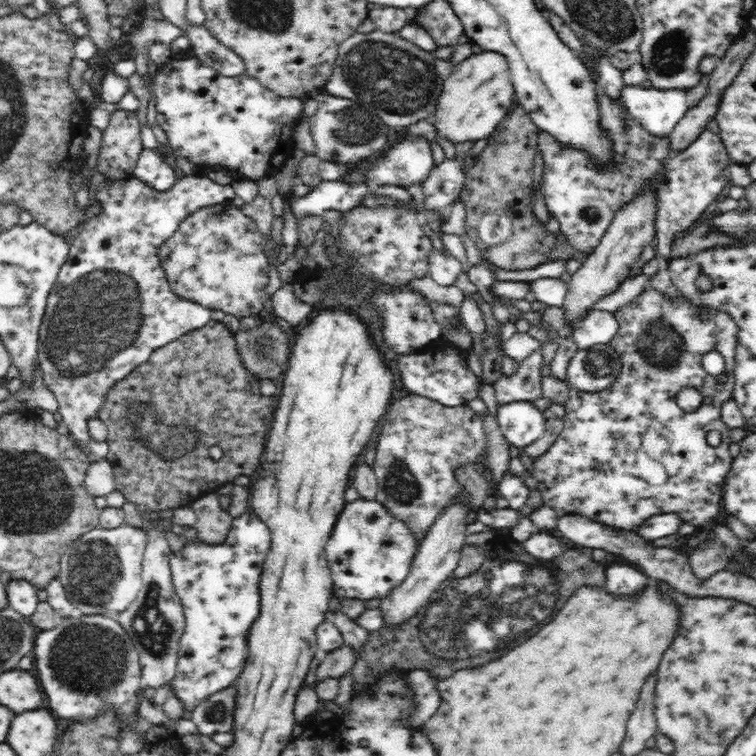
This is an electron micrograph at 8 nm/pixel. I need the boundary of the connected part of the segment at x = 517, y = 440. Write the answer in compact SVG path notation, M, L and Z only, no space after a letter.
M530 401L498 404L495 419L514 448L527 447L545 433L544 413Z

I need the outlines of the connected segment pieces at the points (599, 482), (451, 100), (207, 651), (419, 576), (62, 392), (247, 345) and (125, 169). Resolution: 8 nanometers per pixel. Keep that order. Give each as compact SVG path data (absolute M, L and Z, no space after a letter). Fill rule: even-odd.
M653 288L644 289L644 291L640 293L631 303L628 303L627 305L620 307L618 310L614 311L613 313L614 315L616 315L616 319L618 319L618 334L616 334L616 336L612 338L612 342L610 342L611 344L609 346L612 346L612 348L614 348L614 350L618 352L619 359L621 360L620 380L618 380L618 382L620 382L622 386L612 386L612 388L606 388L606 390L602 390L598 392L597 394L590 393L590 392L582 392L581 390L578 390L577 388L574 388L572 386L569 387L568 400L566 400L564 404L565 421L563 424L562 432L557 436L556 440L550 445L550 448L542 456L538 456L538 458L532 458L532 461L533 461L532 475L534 476L534 478L536 478L536 480L538 480L537 489L540 491L544 504L554 509L556 511L556 514L559 517L563 517L564 515L569 515L569 514L579 514L579 515L585 516L586 518L590 518L590 520L593 520L594 522L599 522L600 524L604 524L609 527L612 526L612 528L622 528L622 530L637 531L638 528L642 527L645 524L646 520L648 520L650 516L654 516L654 514L664 514L664 513L672 512L672 513L676 513L680 515L680 517L682 517L682 520L684 520L684 522L694 525L697 528L703 528L703 527L711 528L713 525L716 525L718 523L716 516L720 516L720 512L722 512L722 498L724 495L725 480L726 480L726 477L728 475L728 472L731 468L731 464L733 461L733 456L729 452L729 446L732 443L730 440L730 437L728 437L729 428L726 426L726 424L724 424L724 422L722 422L722 419L720 416L720 413L721 413L720 407L721 407L721 404L725 400L733 398L732 393L734 390L734 383L735 383L735 379L733 378L733 366L734 366L733 358L734 358L735 348L736 346L738 346L736 324L724 312L710 311L709 308L694 307L693 304L691 304L690 302L687 302L686 299L682 298L680 294L678 294L678 298L674 298L674 300L671 300L671 298L666 298L663 294L660 294L659 292L657 292L657 290L654 290ZM694 310L698 310L698 332L684 332L684 330L688 330L688 328L692 328L692 311ZM658 322L660 322L662 326L670 326L670 328L672 328L672 324L674 324L674 328L672 328L672 332L676 332L676 334L678 334L678 336L682 338L682 350L680 350L680 354L678 354L678 356L674 358L674 366L662 366L662 364L650 364L650 360L648 360L648 354L646 354L646 352L638 352L638 346L640 346L640 340L642 340L642 338L644 338L646 334L650 334L650 332L652 332L652 326L654 326L654 324L658 324ZM684 322L688 324L688 328L676 328L676 324L684 324ZM712 351L716 351L722 354L725 360L725 369L721 373L720 376L710 375L706 373L706 371L704 371L704 368L702 367L702 357L705 354L708 354L709 352L712 352ZM682 388L694 388L694 390L697 390L702 395L702 404L695 411L684 412L682 411L682 409L680 409L680 407L678 407L678 401L676 401L676 396L678 396L678 392L680 392ZM626 390L632 390L632 394L636 394L634 398L636 398L638 402L628 402L628 400L624 400L622 396L624 396L624 394L628 394ZM710 430L718 430L718 432L720 432L721 442L719 446L714 447L708 443L706 436L708 436L708 432L710 432Z
M482 51L472 54L455 66L452 74L445 81L443 94L439 97L436 113L431 120L436 127L436 132L453 144L465 141L481 142L482 139L490 137L499 126L499 122L506 118L514 106L514 98L515 91L506 57L502 53Z
M251 510L233 518L232 526L223 544L206 545L198 538L186 544L180 551L170 554L172 581L183 606L185 632L180 639L176 676L171 682L172 694L192 712L198 704L212 694L233 686L249 655L249 631L261 616L261 575L271 546L271 532Z
M452 506L446 508L441 516L429 528L427 535L420 541L418 552L412 560L412 566L406 579L394 588L386 597L379 599L379 610L384 617L383 627L400 627L405 621L411 621L428 604L436 590L439 590L451 578L460 560L462 548L465 546L466 513L470 508Z
M186 174L184 177L178 176L174 186L171 186L168 190L162 192L145 185L144 182L138 180L136 177L128 178L128 180L110 180L110 182L104 182L100 188L97 188L95 199L102 207L102 212L87 222L82 227L79 235L72 240L69 251L67 252L67 259L62 265L62 268L59 268L56 283L54 283L50 294L47 296L43 321L39 326L37 358L39 367L43 372L43 382L47 388L53 392L58 401L60 418L62 418L63 424L67 426L69 430L68 438L74 441L76 446L80 443L87 446L90 450L88 457L92 462L106 459L109 452L109 445L106 441L98 442L89 436L88 420L90 420L90 418L96 418L96 416L100 414L102 406L105 404L106 396L109 396L110 390L114 387L114 384L117 384L120 380L127 377L135 368L145 364L146 360L149 360L150 356L153 355L153 352L157 351L158 348L163 348L166 344L176 340L179 336L182 336L191 330L200 328L211 319L211 310L209 308L196 303L194 300L188 300L178 295L177 292L174 292L173 288L170 288L168 279L166 279L164 267L162 267L161 257L158 256L162 244L165 244L166 240L169 240L170 236L173 236L174 232L177 232L177 228L182 221L188 219L191 215L194 215L199 209L232 201L236 195L237 194L234 192L234 189L230 184L220 185L214 180L206 177L206 175L202 176L202 174Z
M264 320L252 330L233 334L239 358L250 375L258 380L276 379L286 372L291 354L290 336L276 322Z
M117 109L103 132L102 148L96 161L98 172L108 177L132 176L143 149L135 112Z

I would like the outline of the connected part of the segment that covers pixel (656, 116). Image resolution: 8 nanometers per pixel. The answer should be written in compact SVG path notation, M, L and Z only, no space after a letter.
M627 86L622 90L623 102L628 108L628 113L635 118L644 130L656 137L668 137L675 128L676 123L685 116L690 109L686 100L688 91L684 90L658 90L656 88L644 88L642 86Z

